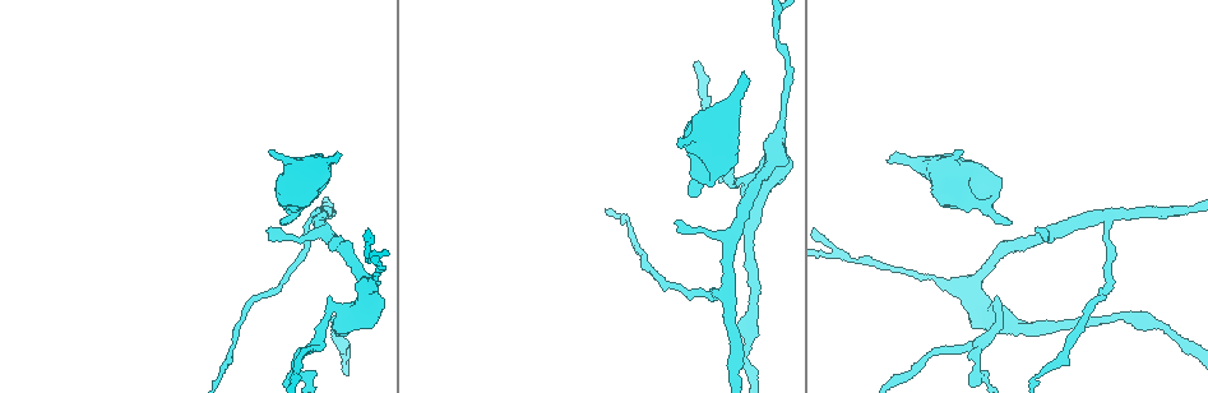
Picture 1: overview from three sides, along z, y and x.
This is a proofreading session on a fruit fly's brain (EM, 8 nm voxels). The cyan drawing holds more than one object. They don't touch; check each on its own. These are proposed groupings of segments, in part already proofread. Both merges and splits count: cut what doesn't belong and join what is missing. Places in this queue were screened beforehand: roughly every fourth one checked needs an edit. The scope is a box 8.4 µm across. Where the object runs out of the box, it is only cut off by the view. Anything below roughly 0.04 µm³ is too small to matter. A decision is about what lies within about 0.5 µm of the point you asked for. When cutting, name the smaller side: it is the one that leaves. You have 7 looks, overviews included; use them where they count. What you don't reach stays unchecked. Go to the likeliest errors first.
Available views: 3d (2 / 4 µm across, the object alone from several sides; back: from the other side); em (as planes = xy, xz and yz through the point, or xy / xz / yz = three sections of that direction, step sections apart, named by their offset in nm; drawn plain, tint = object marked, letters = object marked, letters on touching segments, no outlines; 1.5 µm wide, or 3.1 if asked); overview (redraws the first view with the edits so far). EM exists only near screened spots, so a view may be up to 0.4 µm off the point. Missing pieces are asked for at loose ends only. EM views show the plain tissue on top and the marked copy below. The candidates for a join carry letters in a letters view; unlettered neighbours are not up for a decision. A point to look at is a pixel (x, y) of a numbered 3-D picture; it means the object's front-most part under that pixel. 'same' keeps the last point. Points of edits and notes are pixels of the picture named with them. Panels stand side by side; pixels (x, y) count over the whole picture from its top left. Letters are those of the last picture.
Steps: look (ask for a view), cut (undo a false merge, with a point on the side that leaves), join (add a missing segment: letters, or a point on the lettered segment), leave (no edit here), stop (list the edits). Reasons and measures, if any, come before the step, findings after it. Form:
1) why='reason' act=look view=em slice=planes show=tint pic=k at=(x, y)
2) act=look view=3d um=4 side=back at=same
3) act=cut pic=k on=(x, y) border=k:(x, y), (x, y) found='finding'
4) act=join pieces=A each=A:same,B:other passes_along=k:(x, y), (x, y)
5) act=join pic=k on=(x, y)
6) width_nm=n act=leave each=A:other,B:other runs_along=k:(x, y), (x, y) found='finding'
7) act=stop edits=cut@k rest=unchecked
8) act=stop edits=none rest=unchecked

why='free end' act=look view=em slice=xy step=4 show=letters pic=1 at=(336, 159)

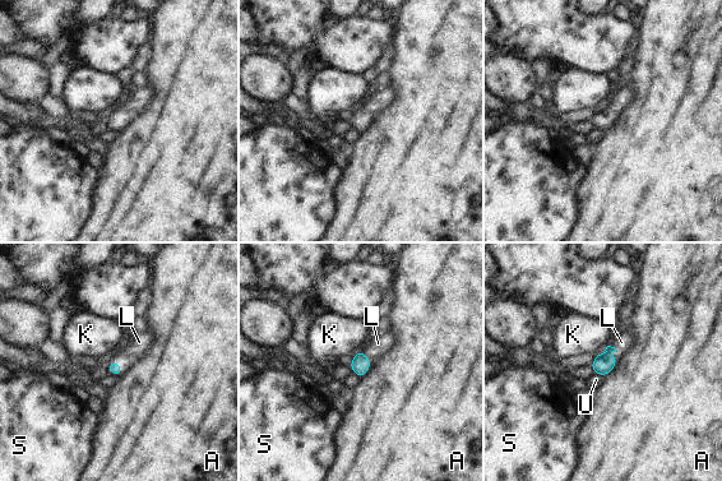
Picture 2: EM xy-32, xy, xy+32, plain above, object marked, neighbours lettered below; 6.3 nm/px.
why='another direction' act=look view=em slice=planes show=letters at=same

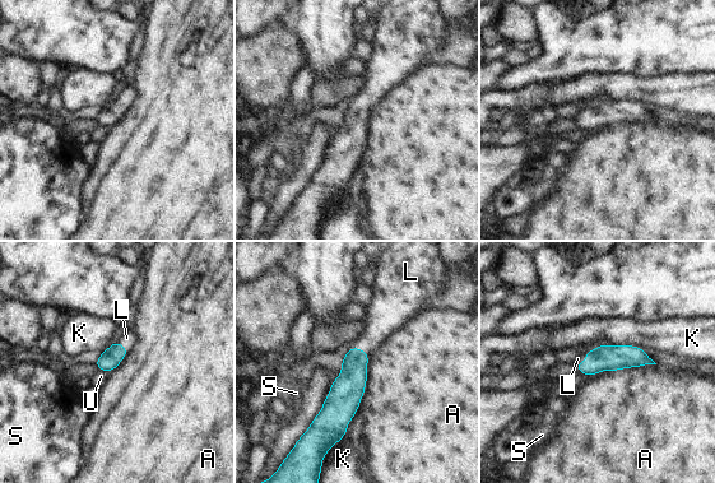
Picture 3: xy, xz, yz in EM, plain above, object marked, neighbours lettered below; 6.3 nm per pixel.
act=join pieces=L each=A:other,K:other,L:same,S:other,U:other passes_along=3:(349, 386), (360, 348), (382, 316) found='the cell continues'

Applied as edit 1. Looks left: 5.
act=look view=overview

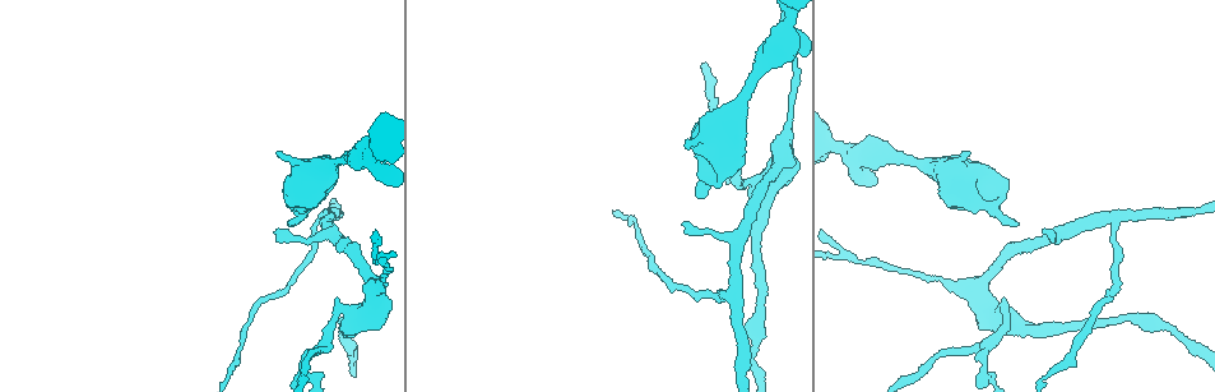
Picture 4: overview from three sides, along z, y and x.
why='an open end' act=look view=3d um=2 side=back pic=4 at=(282, 152)

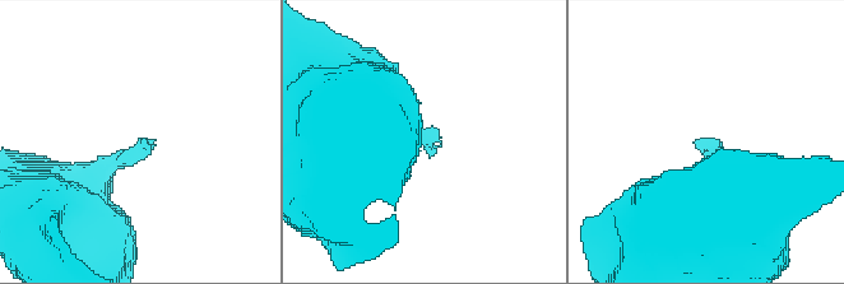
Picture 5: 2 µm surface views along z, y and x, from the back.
act=look view=em slice=xy step=8 show=letters pic=5 at=(144, 141)

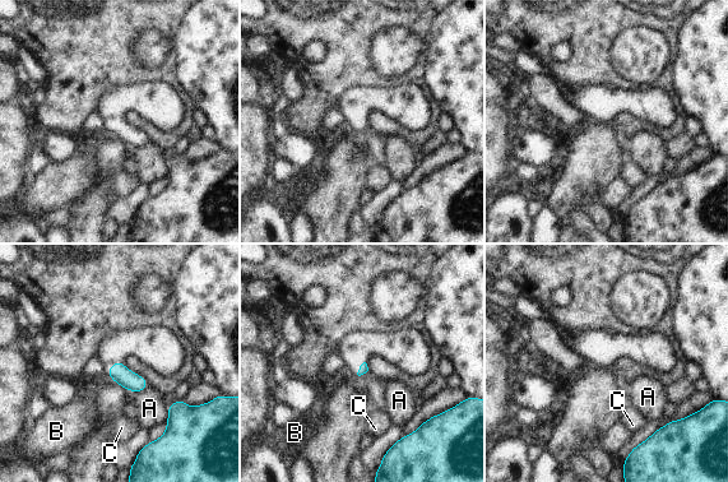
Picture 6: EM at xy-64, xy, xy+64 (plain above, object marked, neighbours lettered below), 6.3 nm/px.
act=leave each=A:other,B:other,C:other border=6:(112, 380), (125, 389) found='no lettered segment goes on from it'

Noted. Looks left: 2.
why='branch stops here' act=look view=em slice=yz step=4 show=tint pic=4 at=(334, 300)

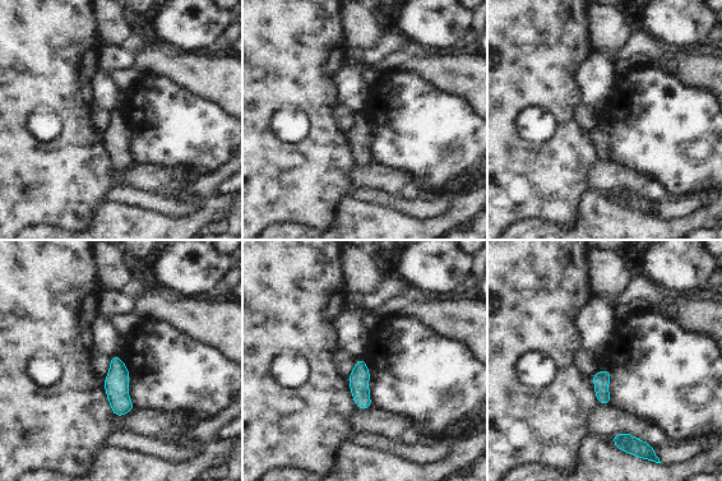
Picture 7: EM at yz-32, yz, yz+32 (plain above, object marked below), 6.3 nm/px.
act=look view=em slice=yz step=4 show=letters at=same

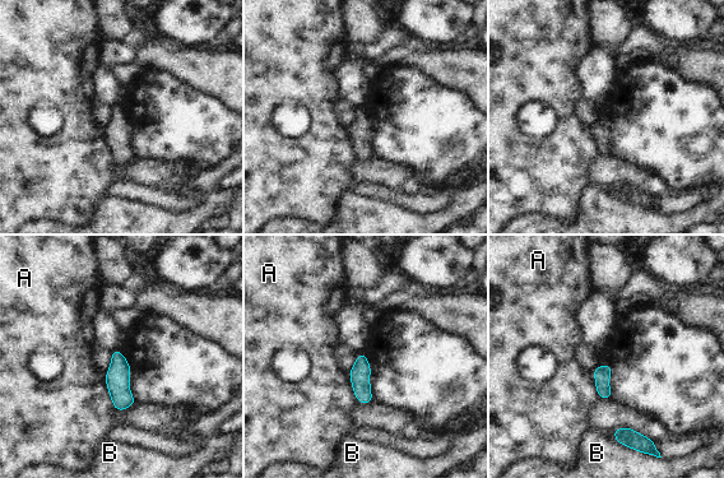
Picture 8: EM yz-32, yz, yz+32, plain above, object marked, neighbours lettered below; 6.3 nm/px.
act=leave each=A:other,B:other border=8:(103, 374), (114, 408) found='no lettered segment goes on from it'

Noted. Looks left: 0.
act=stop edits=join@3 rest=unchecked

